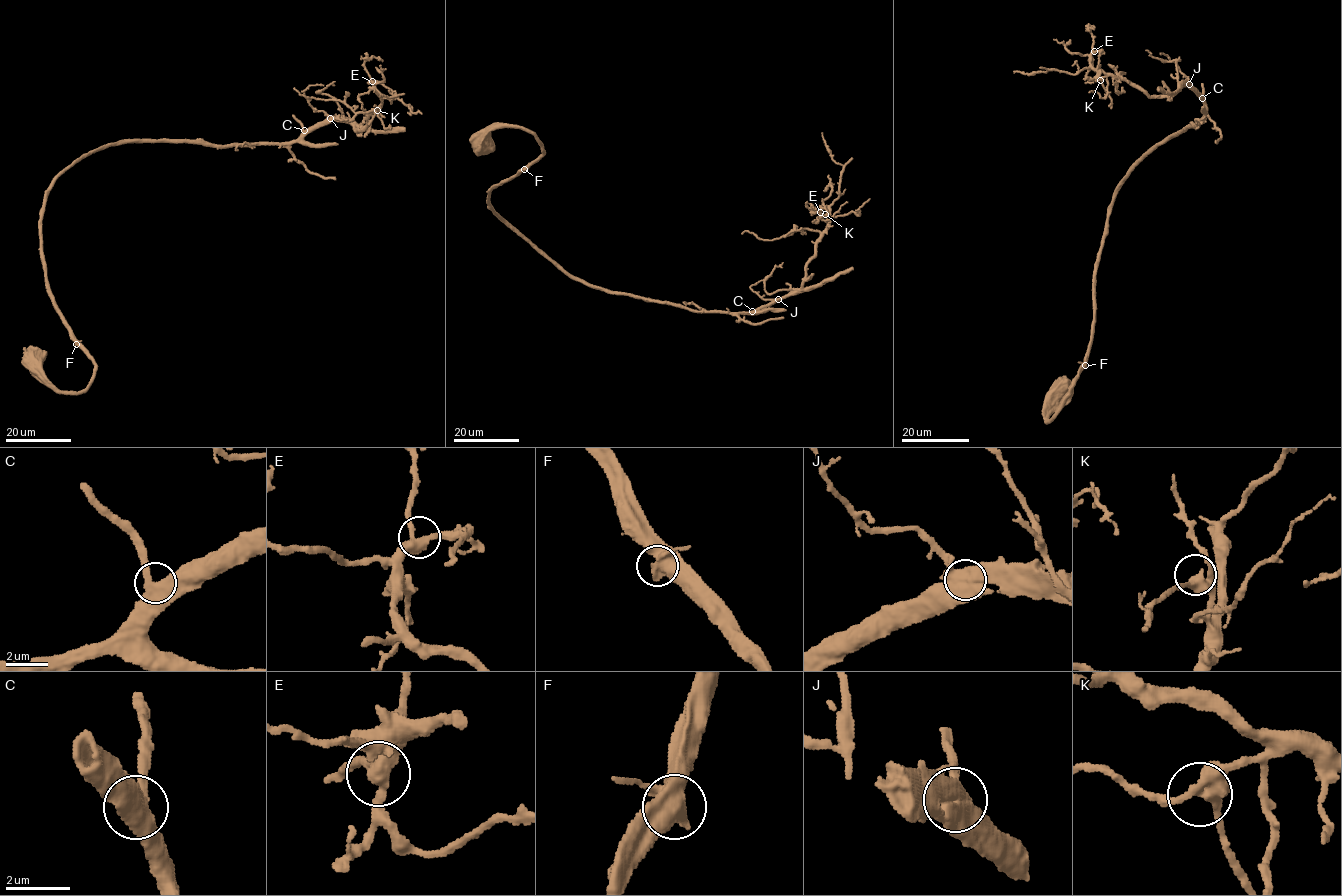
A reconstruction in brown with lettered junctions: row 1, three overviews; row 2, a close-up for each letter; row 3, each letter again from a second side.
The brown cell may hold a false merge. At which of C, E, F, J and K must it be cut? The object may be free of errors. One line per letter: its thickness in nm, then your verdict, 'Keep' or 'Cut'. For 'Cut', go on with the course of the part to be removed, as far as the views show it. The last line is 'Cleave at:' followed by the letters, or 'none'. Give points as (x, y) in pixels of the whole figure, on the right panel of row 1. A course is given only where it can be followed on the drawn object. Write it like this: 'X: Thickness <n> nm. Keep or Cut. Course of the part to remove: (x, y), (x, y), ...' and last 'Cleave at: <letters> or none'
C: Thickness 480 nm. Keep
E: Thickness 380 nm. Keep
F: Thickness 550 nm. Keep
J: Thickness 550 nm. Keep
K: Thickness 440 nm. Keep
Cleave at: none

